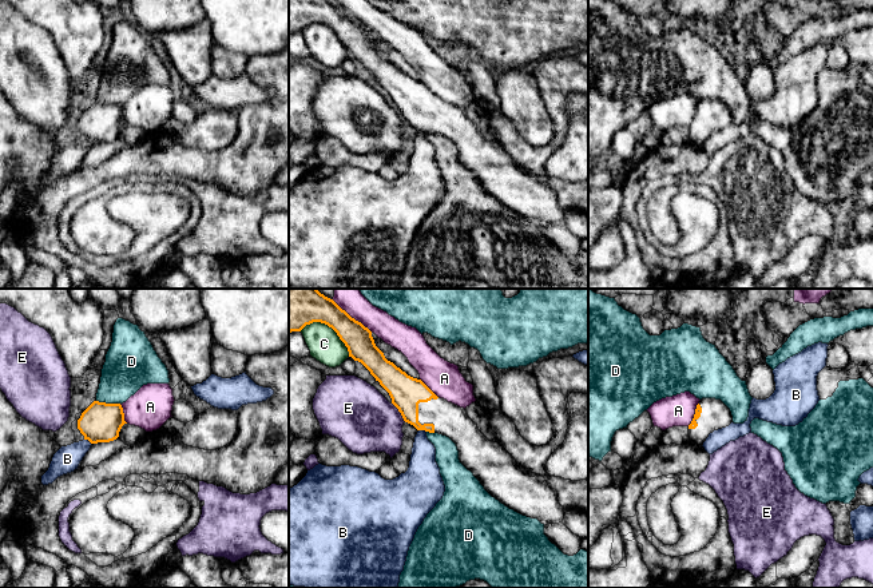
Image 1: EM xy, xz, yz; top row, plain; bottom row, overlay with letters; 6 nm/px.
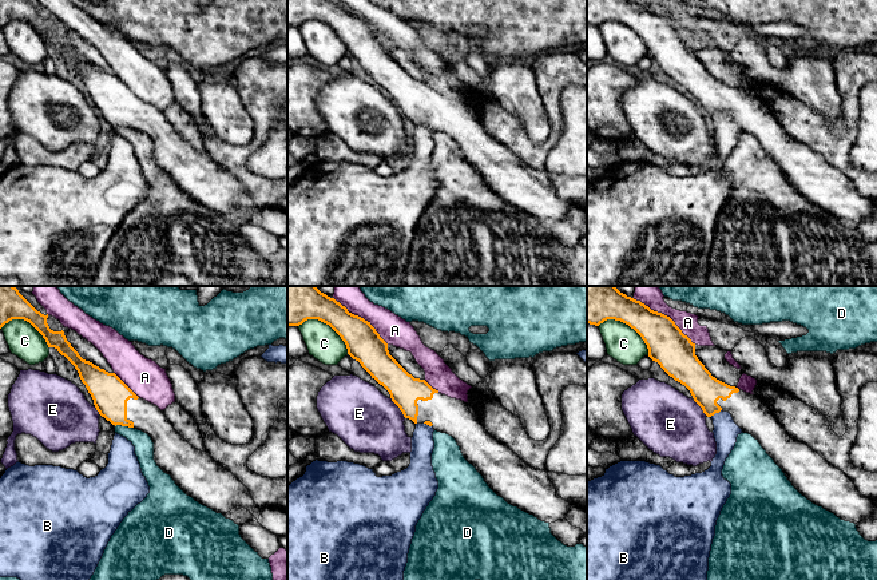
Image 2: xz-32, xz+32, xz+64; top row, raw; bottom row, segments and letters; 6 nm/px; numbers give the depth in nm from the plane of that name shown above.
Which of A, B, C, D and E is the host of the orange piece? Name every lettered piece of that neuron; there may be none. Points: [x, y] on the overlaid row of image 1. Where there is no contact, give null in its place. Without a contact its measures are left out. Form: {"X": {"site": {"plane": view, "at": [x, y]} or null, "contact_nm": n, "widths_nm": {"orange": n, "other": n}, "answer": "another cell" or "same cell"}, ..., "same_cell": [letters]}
{"A": {"site": {"plane": "xz", "at": [350, 317]}, "contact_nm": 320, "widths_nm": {"orange": 190, "other": 160}, "answer": "another cell"}, "B": {"site": {"plane": "xy", "at": [88, 440]}, "contact_nm": 60, "widths_nm": {"orange": 240, "other": 160}, "answer": "another cell"}, "C": {"site": {"plane": "xz", "at": [329, 326]}, "contact_nm": 340, "widths_nm": {"orange": 300, "other": 190}, "answer": "another cell"}, "D": {"site": {"plane": "xy", "at": [108, 404]}, "contact_nm": 150, "widths_nm": {"orange": 240, "other": 280}, "answer": "another cell"}, "E": {"site": {"plane": "xz", "at": [399, 410]}, "contact_nm": 150, "widths_nm": {"orange": 190, "other": 380}, "answer": "another cell"}, "same_cell": []}

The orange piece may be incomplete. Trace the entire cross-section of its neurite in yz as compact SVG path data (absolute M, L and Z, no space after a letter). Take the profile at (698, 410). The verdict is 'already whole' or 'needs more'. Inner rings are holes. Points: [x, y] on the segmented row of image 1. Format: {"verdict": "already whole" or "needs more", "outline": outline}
{"verdict": "needs more", "outline": "M702 398L689 425L690 441L703 445L710 433L726 428L731 422L731 412L721 400Z"}

